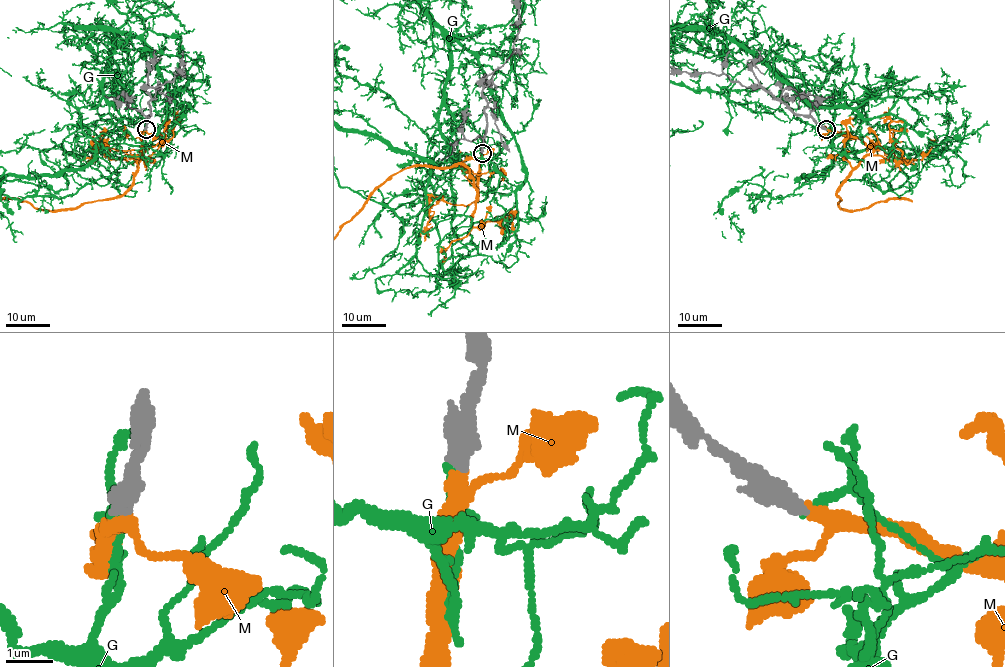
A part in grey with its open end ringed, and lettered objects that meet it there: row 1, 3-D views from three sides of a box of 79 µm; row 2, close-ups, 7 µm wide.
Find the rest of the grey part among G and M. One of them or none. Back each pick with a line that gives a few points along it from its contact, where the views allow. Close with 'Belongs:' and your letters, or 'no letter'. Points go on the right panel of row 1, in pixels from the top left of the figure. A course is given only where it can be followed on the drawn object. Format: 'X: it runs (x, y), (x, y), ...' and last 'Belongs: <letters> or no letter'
Belongs: M

